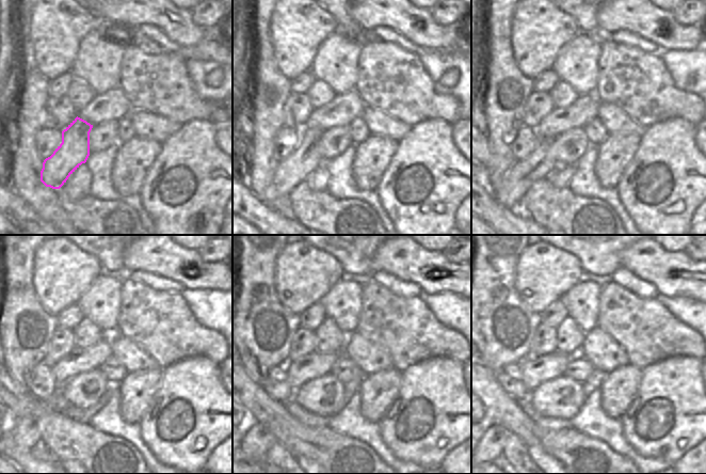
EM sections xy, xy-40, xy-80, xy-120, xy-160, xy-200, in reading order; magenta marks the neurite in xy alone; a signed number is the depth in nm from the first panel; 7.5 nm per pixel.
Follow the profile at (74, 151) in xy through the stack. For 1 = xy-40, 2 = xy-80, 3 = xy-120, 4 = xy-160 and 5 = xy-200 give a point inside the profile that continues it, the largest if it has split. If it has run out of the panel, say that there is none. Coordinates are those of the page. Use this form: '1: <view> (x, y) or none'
1: xy-40 (297, 168)
2: xy-80 (516, 182)
3: xy-120 (25, 432)
4: xy-160 (258, 439)
5: xy-200 (495, 437)

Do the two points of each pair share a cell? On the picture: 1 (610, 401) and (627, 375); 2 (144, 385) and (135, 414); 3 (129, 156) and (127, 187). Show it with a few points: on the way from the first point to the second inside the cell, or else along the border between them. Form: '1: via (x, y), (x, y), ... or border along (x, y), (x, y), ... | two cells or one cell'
1: via (616, 395), (619, 388), (624, 381) | one cell
2: via (143, 393), (135, 400), (135, 407) | one cell
3: via (129, 163), (127, 179) | one cell

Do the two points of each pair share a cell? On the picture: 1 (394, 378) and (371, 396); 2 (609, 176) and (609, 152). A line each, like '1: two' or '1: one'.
1: one
2: one

